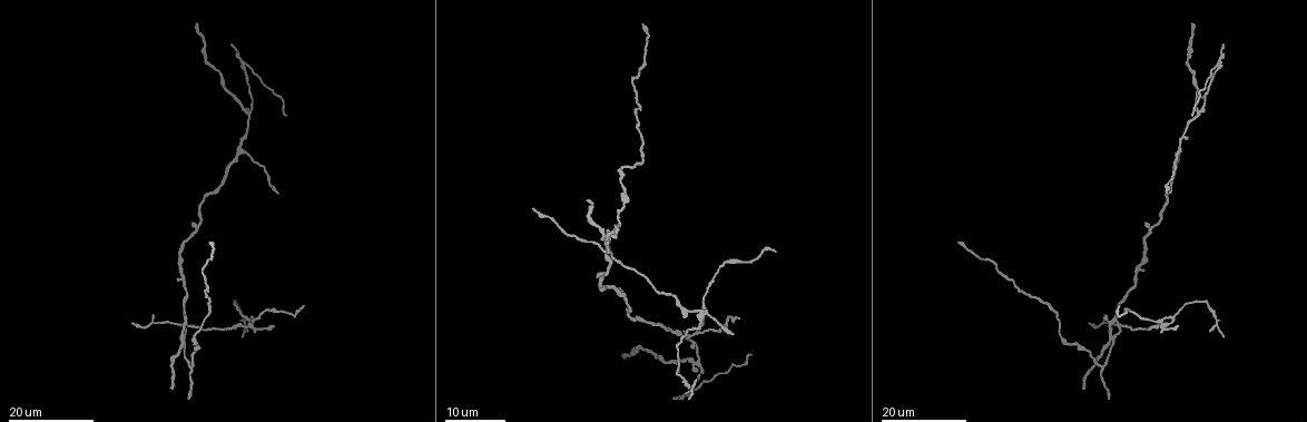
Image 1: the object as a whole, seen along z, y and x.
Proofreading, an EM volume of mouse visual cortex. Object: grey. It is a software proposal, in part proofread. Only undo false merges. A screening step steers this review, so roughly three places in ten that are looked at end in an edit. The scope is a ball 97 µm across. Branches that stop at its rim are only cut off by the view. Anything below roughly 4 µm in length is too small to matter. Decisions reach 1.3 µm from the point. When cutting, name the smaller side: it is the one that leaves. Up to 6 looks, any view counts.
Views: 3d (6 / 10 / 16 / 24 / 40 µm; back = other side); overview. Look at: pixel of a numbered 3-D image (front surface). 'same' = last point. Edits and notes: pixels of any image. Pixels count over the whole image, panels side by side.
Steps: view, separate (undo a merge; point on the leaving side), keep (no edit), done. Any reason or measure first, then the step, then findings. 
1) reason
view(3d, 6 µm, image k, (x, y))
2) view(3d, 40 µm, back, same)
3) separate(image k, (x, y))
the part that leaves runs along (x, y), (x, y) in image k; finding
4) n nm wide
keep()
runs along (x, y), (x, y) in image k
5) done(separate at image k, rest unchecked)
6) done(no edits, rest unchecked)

three-way junction
view(3d, 24 µm, image 1, (1138, 267))

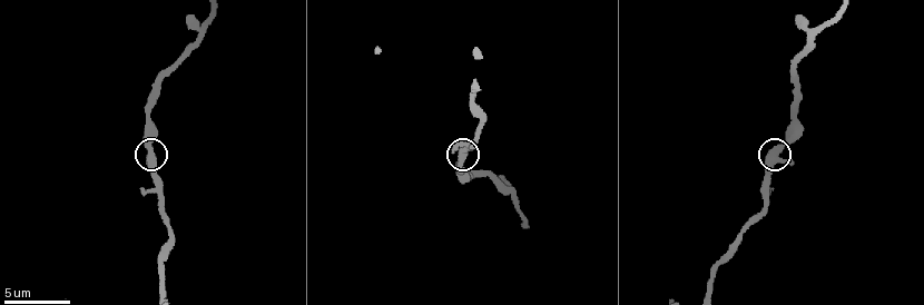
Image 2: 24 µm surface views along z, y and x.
view(3d, 6 µm, image 2, (150, 154))

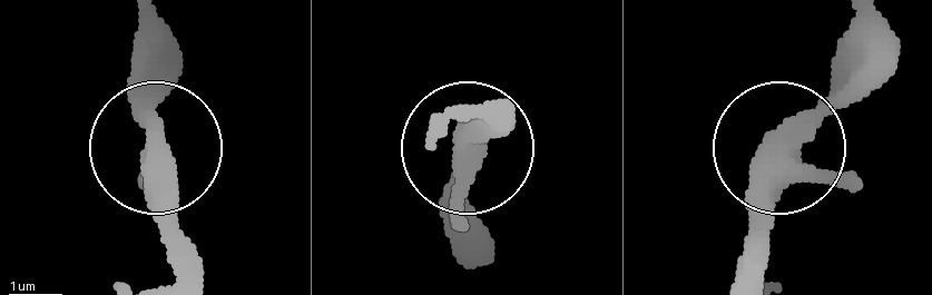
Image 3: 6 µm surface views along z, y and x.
keep()
continuous, no second cell

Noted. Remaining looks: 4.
thick turns thin
view(3d, 16 µm, image 2, (475, 88))

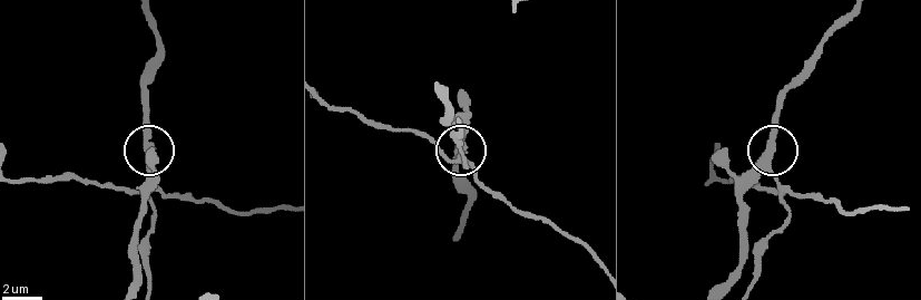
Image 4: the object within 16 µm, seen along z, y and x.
370 nm wide
separate(image 4, (782, 185))
the part that leaves runs along (768, 161), (786, 219), (760, 259), (755, 283) in image 4; two cells meet here

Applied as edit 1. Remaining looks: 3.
view(overview)

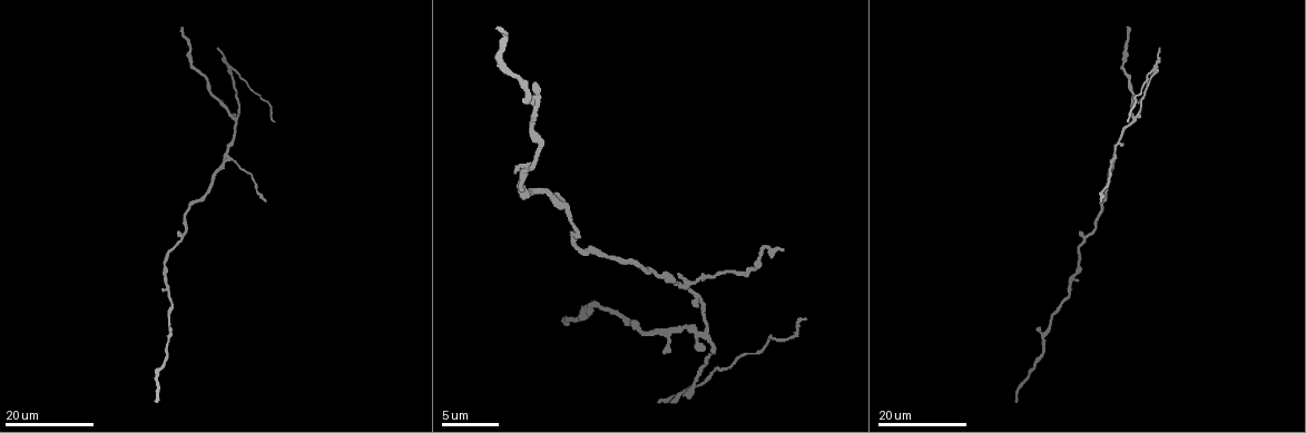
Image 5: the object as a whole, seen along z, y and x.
thick turns thin
view(3d, 24 µm, image 5, (677, 396))

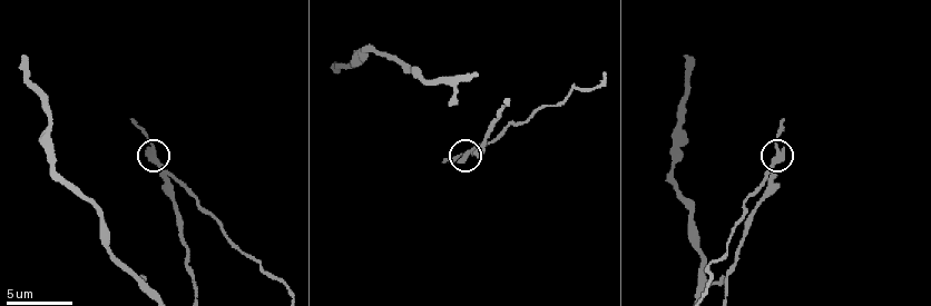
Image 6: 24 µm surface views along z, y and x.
view(3d, 10 µm, image 6, (465, 157))

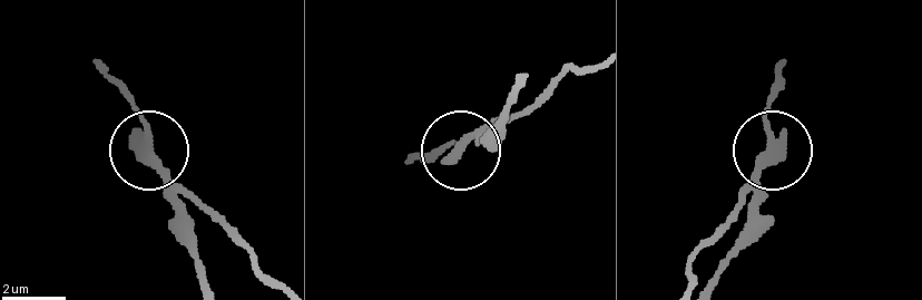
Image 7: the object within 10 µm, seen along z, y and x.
separate(image 7, (188, 196))
the part that leaves runs along (158, 165), (278, 284) in image 7; two cells meet here

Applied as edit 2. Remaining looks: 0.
done(separate at image 4, separate at image 7, rest unchecked)

